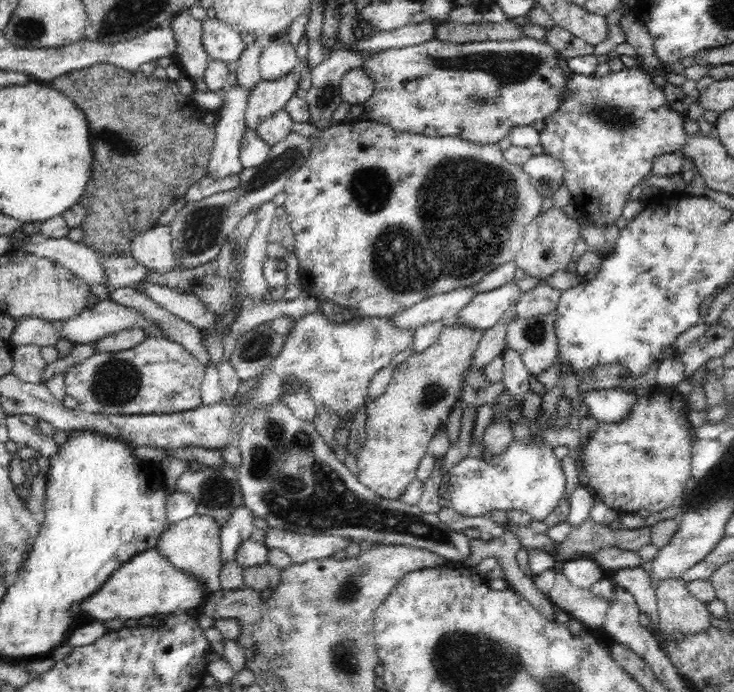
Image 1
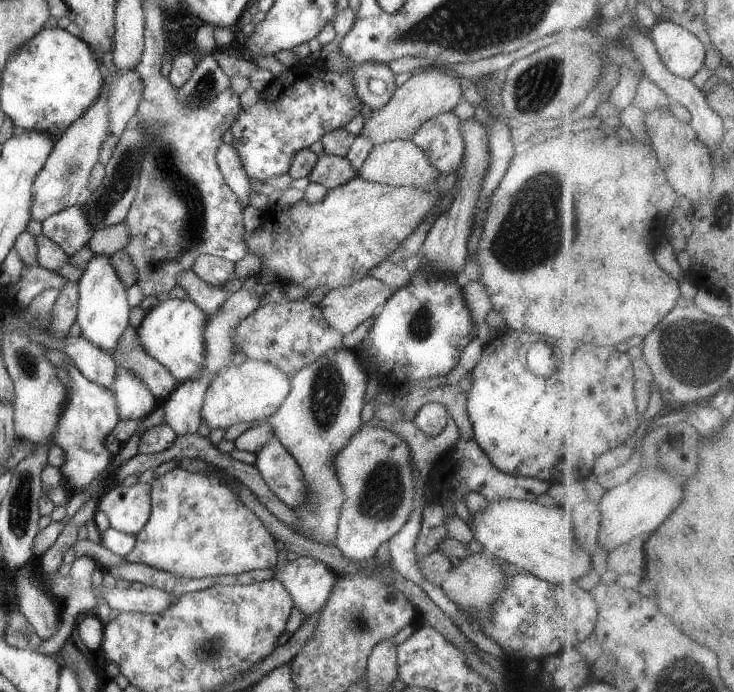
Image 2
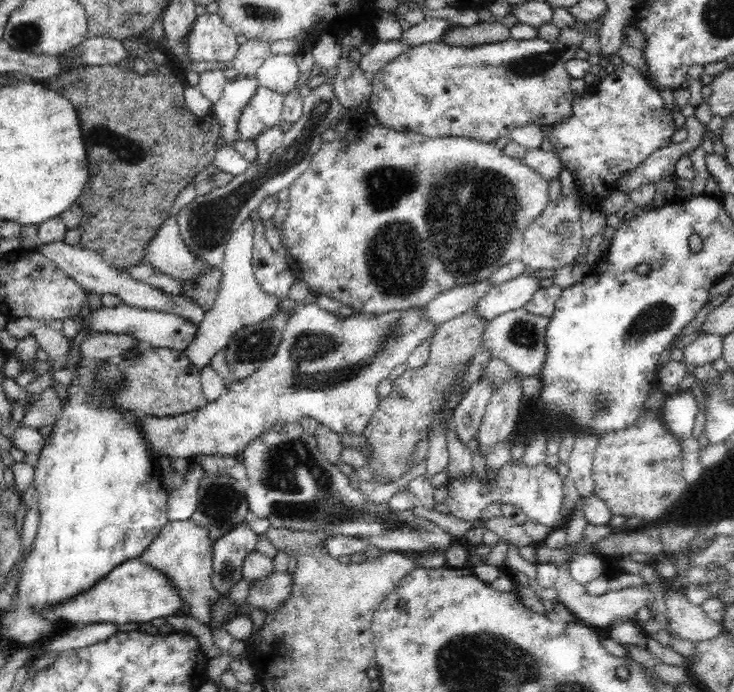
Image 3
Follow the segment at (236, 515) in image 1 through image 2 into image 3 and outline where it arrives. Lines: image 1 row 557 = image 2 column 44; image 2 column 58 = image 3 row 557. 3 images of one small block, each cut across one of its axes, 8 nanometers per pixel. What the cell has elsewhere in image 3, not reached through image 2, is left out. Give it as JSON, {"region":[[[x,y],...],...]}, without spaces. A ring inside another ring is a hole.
{"region":[[[249,520],[240,522],[236,528],[230,528],[224,536],[213,542],[213,571],[211,581],[219,596],[228,596],[230,588],[242,576],[242,564],[245,556],[256,550],[258,536],[248,528]],[[224,566],[232,566],[232,578],[222,578]]]}

